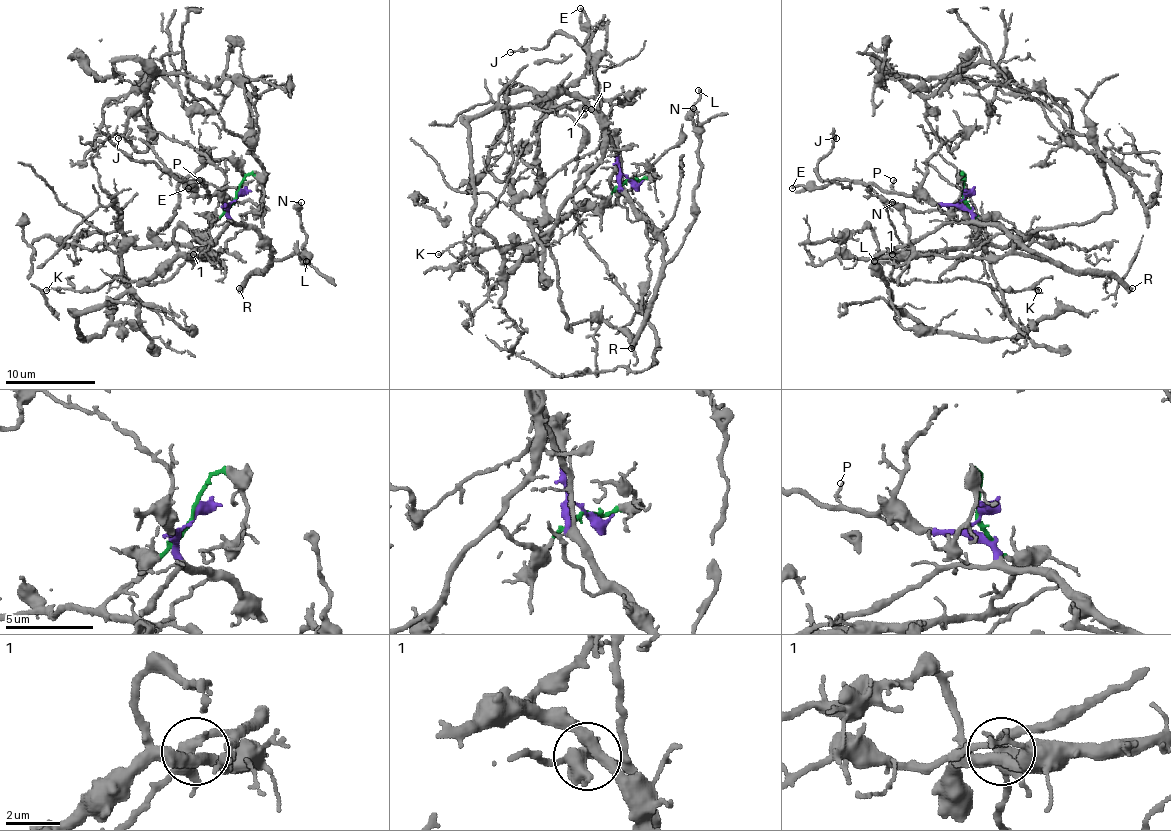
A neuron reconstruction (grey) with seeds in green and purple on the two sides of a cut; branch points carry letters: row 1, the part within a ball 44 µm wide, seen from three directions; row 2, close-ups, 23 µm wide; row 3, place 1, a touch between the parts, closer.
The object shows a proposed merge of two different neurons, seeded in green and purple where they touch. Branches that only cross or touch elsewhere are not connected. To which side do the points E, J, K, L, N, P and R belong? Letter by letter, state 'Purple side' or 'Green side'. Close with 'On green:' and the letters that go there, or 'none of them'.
E: Purple side
J: Purple side
K: Purple side
L: Purple side
N: Purple side
P: Purple side
R: Purple side
On green: none of them

